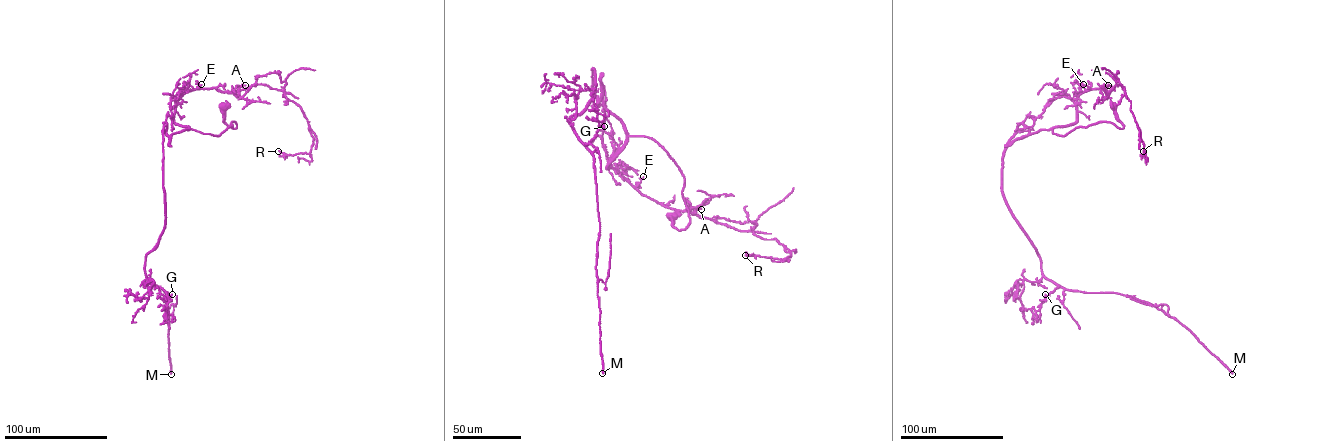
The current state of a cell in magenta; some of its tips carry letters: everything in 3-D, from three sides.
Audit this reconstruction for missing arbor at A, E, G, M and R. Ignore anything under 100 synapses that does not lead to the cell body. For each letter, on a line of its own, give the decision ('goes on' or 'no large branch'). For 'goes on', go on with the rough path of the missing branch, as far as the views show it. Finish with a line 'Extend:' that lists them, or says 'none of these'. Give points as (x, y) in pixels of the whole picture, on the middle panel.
A: no large branch
E: no large branch
G: goes on; missing branch runs (604, 126), (612, 125), (624, 109), (627, 97), (621, 89), (627, 81), (659, 75)
M: goes on
R: no large branch
Extend: G, M

